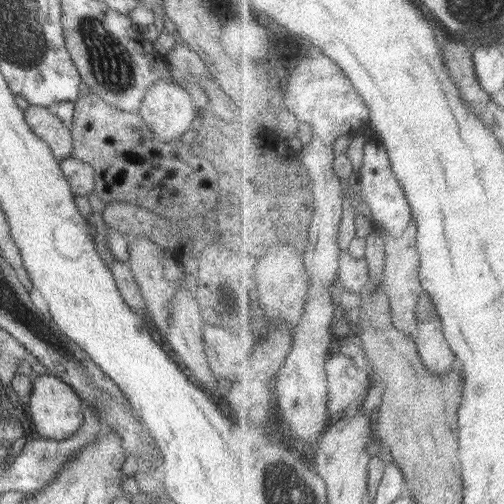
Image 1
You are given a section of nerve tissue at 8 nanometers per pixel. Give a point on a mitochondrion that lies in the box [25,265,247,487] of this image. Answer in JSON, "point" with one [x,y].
{"point":[56,345]}

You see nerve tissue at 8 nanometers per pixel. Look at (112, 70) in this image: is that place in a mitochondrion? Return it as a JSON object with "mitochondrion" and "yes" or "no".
{"mitochondrion":"yes"}

